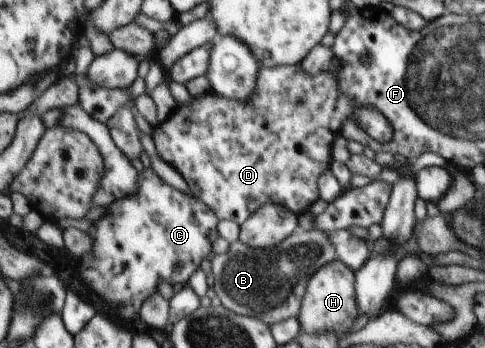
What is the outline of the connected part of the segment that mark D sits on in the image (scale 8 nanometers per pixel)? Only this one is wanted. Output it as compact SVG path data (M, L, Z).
M275 66L258 71L256 91L247 102L230 100L209 92L192 97L190 105L177 109L153 129L151 137L160 158L176 169L189 185L190 193L206 203L221 220L241 225L265 204L281 204L295 215L303 214L320 198L319 176L330 169L332 142L340 135L342 123L355 120L377 142L389 142L393 128L374 108L352 103L337 89L332 73L311 78L297 66Z

